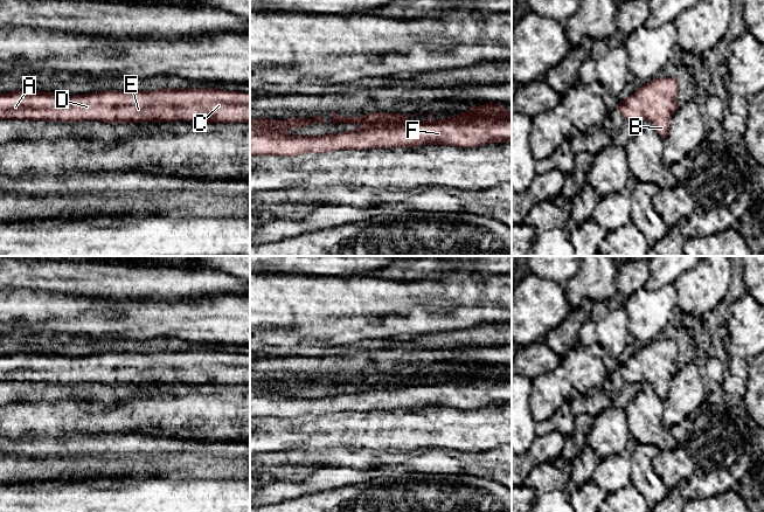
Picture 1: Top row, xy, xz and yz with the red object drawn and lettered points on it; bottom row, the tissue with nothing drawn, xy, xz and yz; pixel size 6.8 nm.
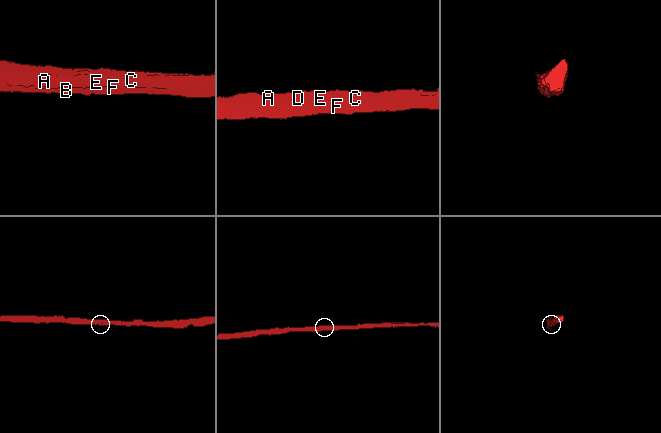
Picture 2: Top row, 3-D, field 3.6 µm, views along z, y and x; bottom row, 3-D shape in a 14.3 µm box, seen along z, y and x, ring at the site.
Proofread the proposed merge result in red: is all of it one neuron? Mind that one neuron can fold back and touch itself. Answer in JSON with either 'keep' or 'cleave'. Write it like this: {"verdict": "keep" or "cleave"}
{"verdict": "keep"}

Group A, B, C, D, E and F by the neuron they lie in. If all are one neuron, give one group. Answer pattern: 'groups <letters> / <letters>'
groups A B C D E F

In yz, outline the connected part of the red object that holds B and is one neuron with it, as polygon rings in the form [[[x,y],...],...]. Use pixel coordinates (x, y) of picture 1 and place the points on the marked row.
[[[655,77],[639,90],[619,102],[618,110],[628,122],[650,120],[655,132],[665,139],[669,120],[678,111],[678,78]]]

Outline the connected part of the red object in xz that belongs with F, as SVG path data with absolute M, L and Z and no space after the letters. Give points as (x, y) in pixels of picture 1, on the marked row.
M493 102L470 106L468 112L453 115L447 119L433 120L432 115L426 113L428 120L423 123L404 120L416 115L422 113L370 111L362 117L345 117L333 112L329 124L347 123L360 126L322 136L296 136L286 132L287 129L327 123L321 116L312 119L252 119L250 155L293 157L307 152L322 154L340 150L407 148L419 145L472 147L489 143L512 143L512 111Z

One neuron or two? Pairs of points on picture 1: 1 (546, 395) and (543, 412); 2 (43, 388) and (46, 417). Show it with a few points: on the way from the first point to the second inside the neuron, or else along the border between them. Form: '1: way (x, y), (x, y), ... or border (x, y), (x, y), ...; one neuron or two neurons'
1: way (546, 399), (543, 408); one neuron
2: border (71, 399), (53, 402), (16, 402); two neurons

